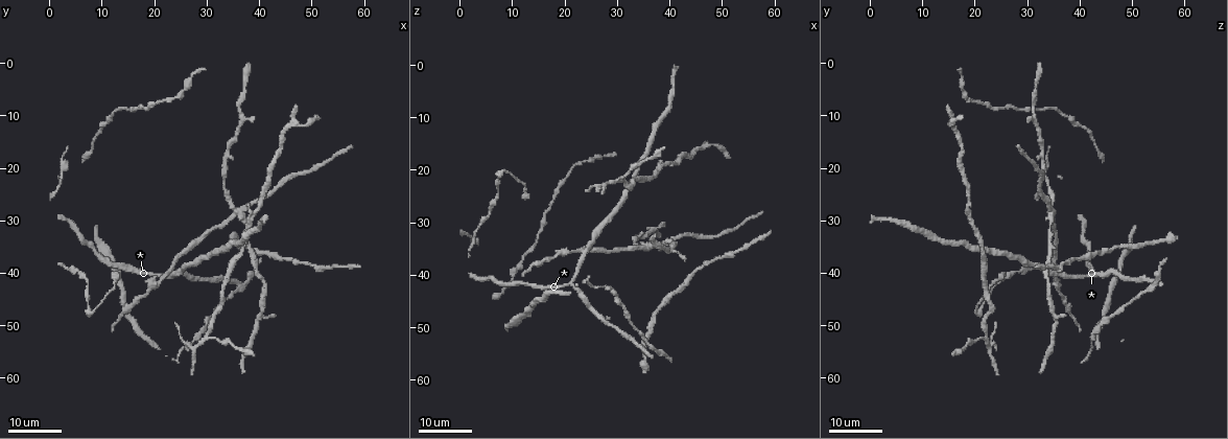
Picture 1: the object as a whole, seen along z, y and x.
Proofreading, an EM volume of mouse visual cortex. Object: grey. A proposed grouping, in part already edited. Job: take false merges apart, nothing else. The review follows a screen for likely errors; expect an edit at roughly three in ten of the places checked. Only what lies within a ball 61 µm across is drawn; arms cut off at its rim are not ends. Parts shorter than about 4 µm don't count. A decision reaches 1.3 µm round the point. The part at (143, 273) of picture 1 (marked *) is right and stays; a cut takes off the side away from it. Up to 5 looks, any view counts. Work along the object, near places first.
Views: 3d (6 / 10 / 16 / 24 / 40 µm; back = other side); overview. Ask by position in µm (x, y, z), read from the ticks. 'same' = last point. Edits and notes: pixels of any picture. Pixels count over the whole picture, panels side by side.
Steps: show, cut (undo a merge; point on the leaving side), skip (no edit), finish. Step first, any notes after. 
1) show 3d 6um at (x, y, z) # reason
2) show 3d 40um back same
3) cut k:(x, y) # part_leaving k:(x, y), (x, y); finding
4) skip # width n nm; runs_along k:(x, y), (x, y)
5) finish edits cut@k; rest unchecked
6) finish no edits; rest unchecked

show 3d 16um at (19.0, 43.0, 36.0)

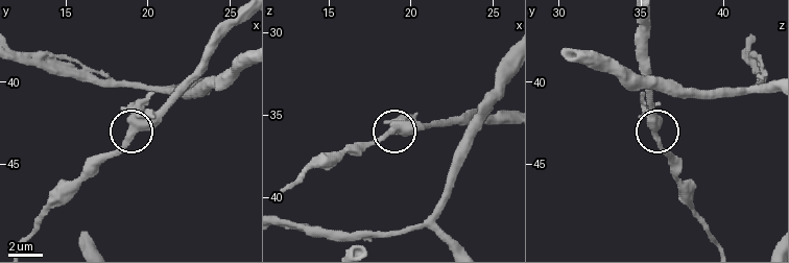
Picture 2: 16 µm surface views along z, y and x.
show 3d 6um at (19.1, 43.1, 35.9)

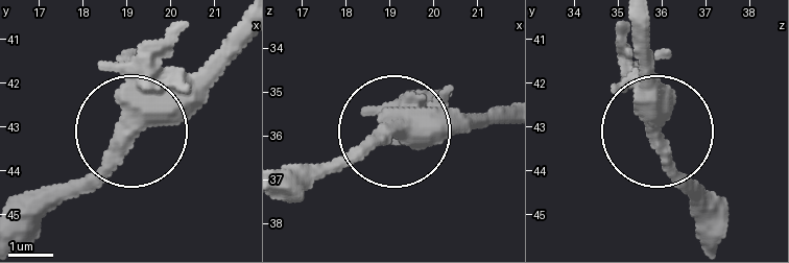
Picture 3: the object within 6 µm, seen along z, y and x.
skip # one cell here

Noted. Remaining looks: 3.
show 3d 24um at (30.0, 52.5, 21.5) # arms part here

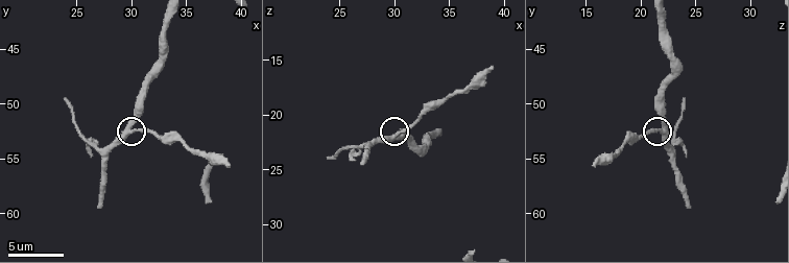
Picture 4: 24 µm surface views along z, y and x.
show 3d 10um at (30.2, 52.2, 21.6) # zoom in

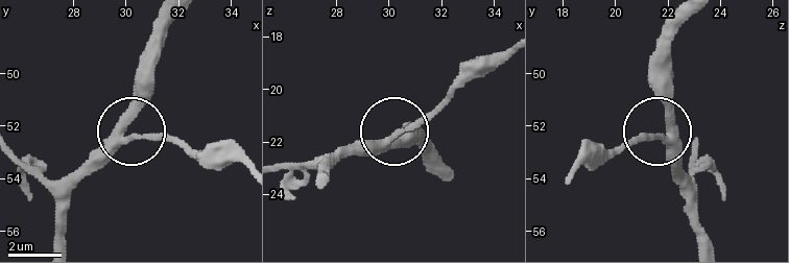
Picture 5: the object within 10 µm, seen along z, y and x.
skip # arms 3; all the same cell

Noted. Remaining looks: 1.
finish no edits; rest unchecked

